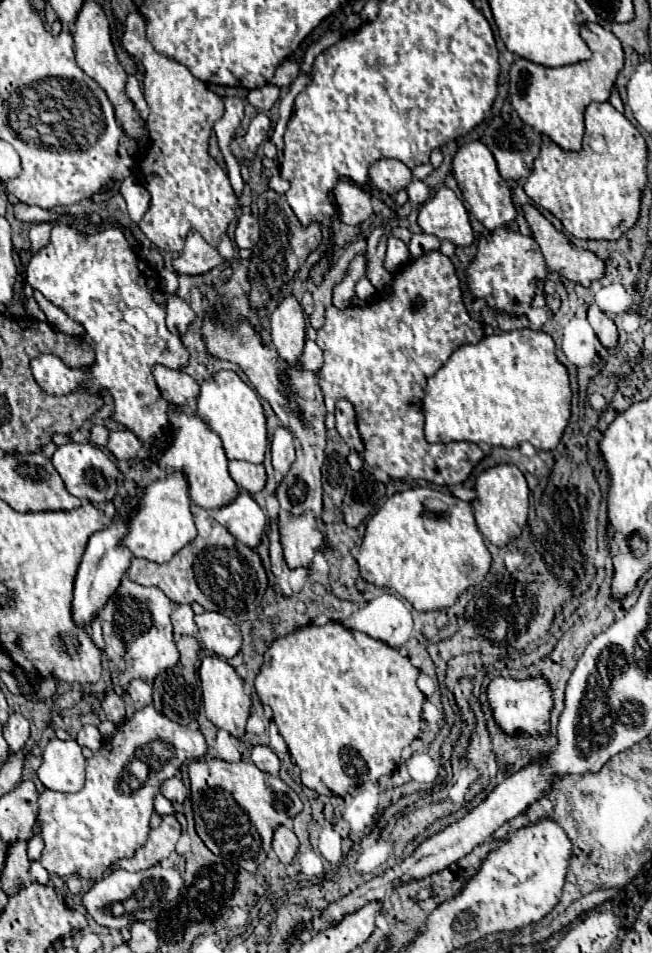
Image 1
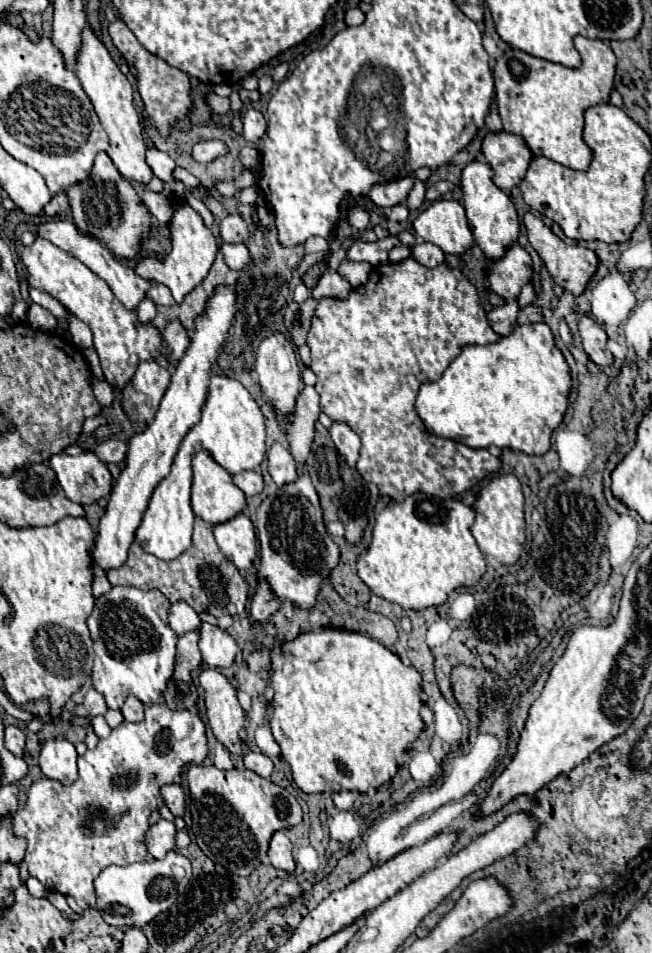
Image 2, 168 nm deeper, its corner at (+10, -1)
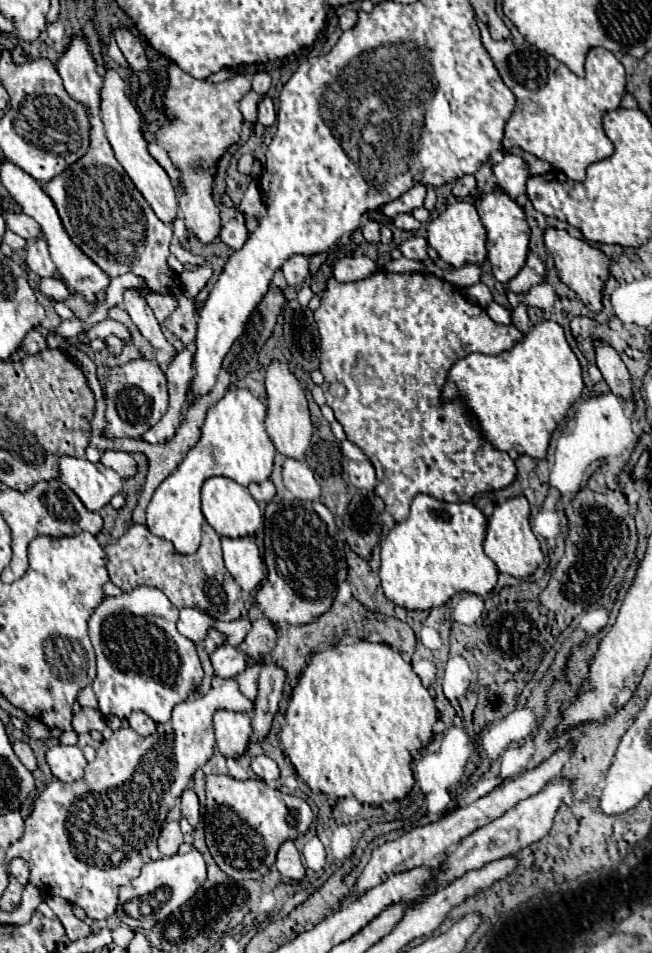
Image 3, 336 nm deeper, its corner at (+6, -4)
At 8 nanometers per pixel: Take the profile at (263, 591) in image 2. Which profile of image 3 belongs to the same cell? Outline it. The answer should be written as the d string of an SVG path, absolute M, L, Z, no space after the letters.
M257 618L253 620L253 628L247 634L245 642L239 644L239 652L243 652L247 656L247 660L261 660L261 656L267 656L277 642L277 632L273 630L271 622L267 618Z

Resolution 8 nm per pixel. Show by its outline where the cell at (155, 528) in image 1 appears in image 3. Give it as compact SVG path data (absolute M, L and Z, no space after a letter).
M245 388L229 390L215 406L209 408L201 428L201 440L189 450L179 468L161 482L147 508L147 528L169 542L179 554L193 554L199 548L201 526L205 516L201 512L201 486L209 476L225 476L241 486L263 482L271 476L275 448L265 432L267 406L261 404Z

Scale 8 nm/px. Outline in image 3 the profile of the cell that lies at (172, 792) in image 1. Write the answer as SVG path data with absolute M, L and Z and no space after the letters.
M185 790L183 796L181 796L181 812L183 812L183 818L187 818L187 822L191 826L197 826L199 824L199 818L201 818L201 812L199 812L199 798L193 790Z

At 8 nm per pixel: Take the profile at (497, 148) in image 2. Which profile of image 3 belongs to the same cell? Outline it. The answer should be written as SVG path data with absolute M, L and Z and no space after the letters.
M505 154L505 160L493 166L493 174L499 182L499 186L515 200L521 194L525 194L525 182L529 178L527 162L519 156Z

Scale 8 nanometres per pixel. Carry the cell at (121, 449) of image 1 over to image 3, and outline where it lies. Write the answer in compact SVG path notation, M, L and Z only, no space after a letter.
M107 450L101 456L101 464L107 466L107 468L111 468L111 470L115 470L121 478L133 478L137 474L137 462L127 452Z

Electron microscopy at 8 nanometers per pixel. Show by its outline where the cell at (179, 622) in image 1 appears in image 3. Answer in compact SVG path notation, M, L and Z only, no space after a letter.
M183 608L181 610L179 620L177 620L177 630L185 638L189 638L197 644L207 636L209 628L211 628L211 618L205 612L201 612L197 608Z

